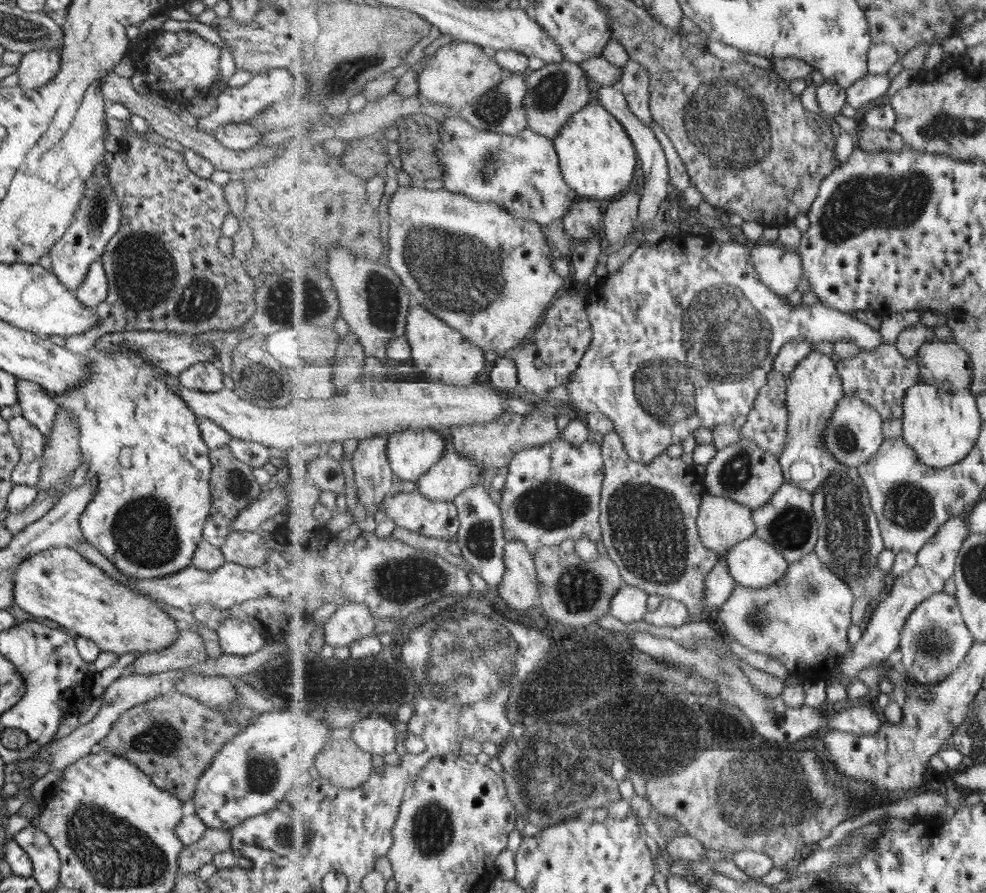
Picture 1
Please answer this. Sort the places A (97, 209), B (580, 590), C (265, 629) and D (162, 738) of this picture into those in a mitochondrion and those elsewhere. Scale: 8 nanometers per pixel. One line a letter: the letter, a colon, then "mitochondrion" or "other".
A: mitochondrion
B: mitochondrion
C: other
D: mitochondrion

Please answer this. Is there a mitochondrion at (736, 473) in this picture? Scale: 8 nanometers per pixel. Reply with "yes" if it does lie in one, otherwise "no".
yes

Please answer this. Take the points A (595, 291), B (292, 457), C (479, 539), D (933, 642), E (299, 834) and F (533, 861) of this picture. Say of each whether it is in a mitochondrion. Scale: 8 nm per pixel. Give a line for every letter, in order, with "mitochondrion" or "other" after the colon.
A: other
B: other
C: mitochondrion
D: mitochondrion
E: mitochondrion
F: other

